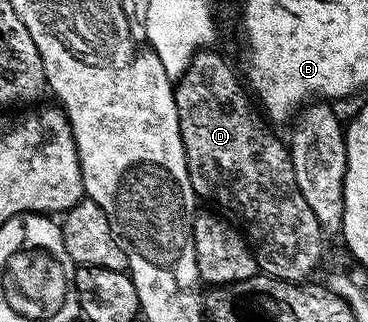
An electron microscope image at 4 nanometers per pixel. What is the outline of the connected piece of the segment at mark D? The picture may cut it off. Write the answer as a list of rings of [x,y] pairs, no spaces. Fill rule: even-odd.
[[[204,49],[192,57],[187,71],[178,77],[174,88],[181,141],[187,154],[189,181],[196,196],[200,200],[212,199],[224,207],[222,210],[241,228],[262,274],[283,279],[287,283],[302,284],[310,280],[307,278],[314,273],[315,266],[323,255],[323,226],[317,221],[317,217],[313,217],[309,201],[301,197],[301,189],[297,189],[297,177],[293,173],[288,144],[284,140],[282,143],[270,131],[272,128],[253,106],[240,76],[239,79],[235,76],[234,69],[215,49]]]

